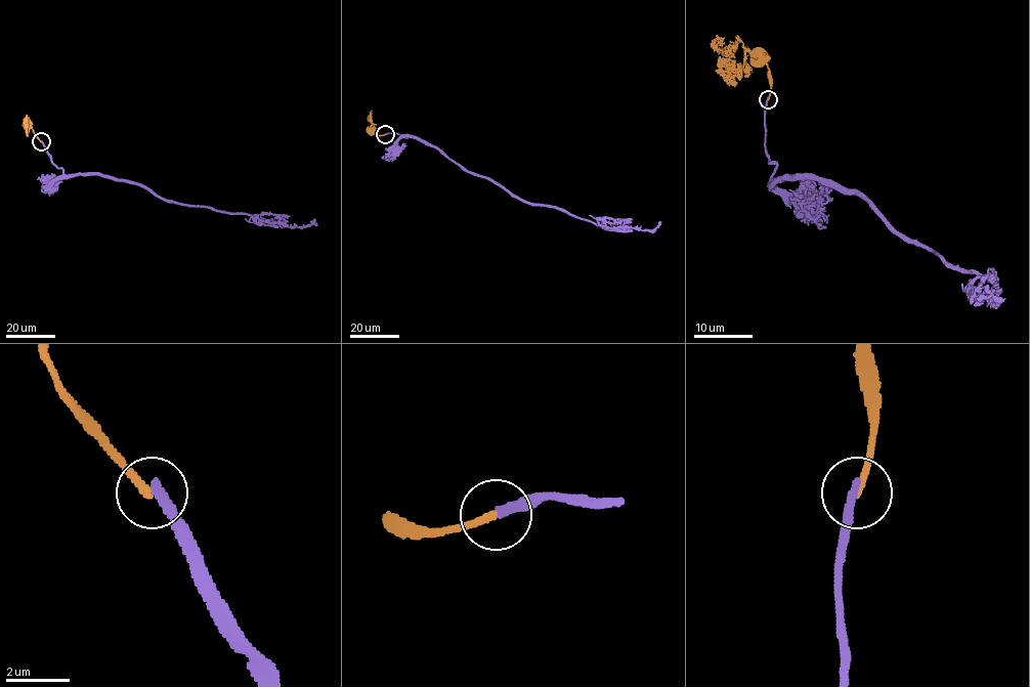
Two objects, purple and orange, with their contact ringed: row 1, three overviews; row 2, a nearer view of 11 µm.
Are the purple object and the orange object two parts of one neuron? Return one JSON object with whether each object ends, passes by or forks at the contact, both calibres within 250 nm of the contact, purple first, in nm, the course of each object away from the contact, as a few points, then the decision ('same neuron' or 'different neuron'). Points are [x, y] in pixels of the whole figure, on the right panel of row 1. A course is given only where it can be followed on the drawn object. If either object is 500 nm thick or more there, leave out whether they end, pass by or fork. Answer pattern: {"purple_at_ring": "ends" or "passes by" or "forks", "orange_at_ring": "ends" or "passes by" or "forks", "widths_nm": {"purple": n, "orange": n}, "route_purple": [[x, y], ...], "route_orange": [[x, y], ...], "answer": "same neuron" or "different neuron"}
{"purple_at_ring": "ends", "orange_at_ring": "ends", "widths_nm": {"purple": 280, "orange": 240}, "route_purple": [[767, 99], [773, 179], [853, 189], [901, 237], [997, 285], [990, 295], [997, 304], [978, 300]], "route_orange": [[767, 99], [770, 70], [760, 58]], "answer": "different neuron"}

